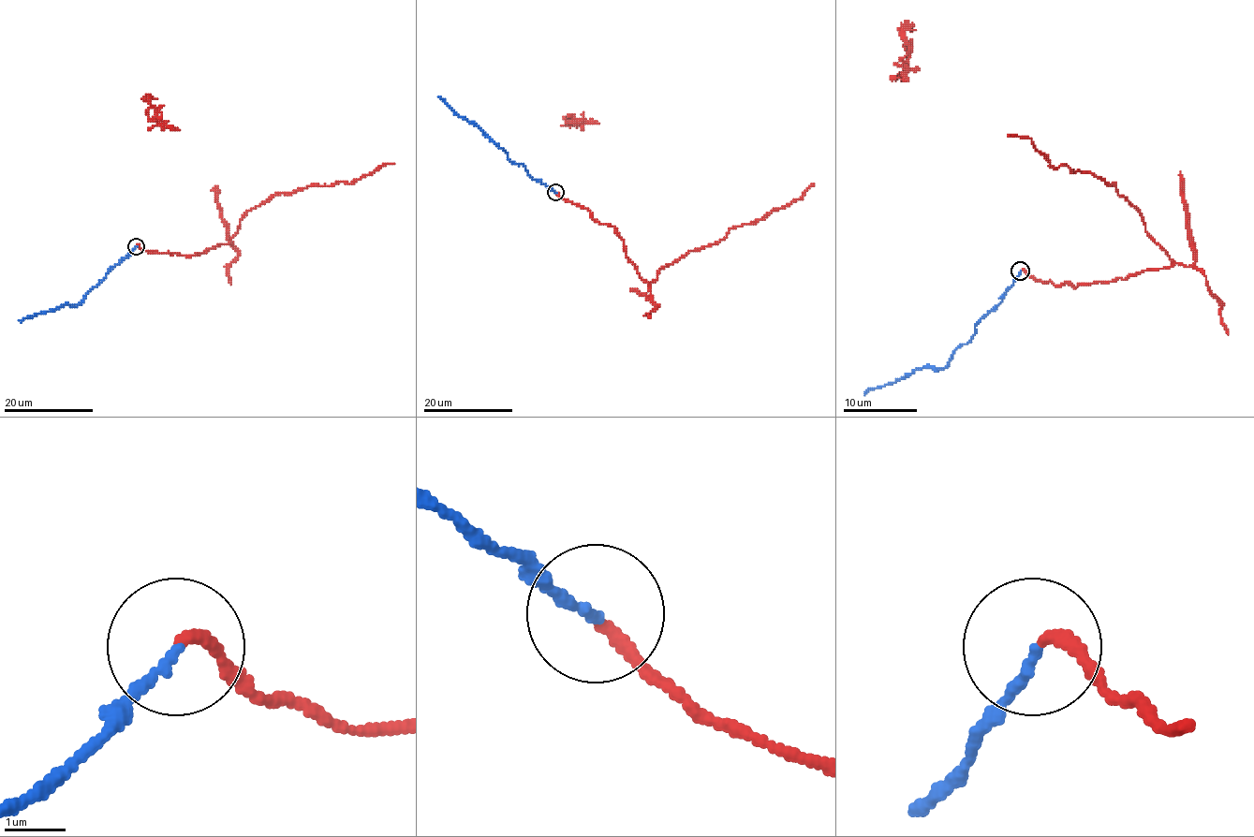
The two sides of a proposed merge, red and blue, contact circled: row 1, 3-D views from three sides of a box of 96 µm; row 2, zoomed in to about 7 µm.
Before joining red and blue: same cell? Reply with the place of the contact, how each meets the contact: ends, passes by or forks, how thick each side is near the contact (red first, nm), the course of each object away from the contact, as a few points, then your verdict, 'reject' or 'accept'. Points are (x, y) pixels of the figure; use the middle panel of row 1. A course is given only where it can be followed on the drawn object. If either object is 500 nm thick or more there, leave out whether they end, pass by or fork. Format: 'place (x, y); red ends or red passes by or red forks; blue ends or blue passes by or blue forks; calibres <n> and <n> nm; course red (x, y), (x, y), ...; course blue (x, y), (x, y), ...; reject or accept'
place (555, 192); red ends; blue ends; calibres 190 and 160 nm; course red (556, 192), (612, 227), (626, 256), (650, 284), (660, 268), (718, 242), (730, 228), (789, 205), (813, 184); course blue (556, 192), (533, 179), (522, 164), (513, 163), (479, 129), (460, 117), (438, 97); accept

